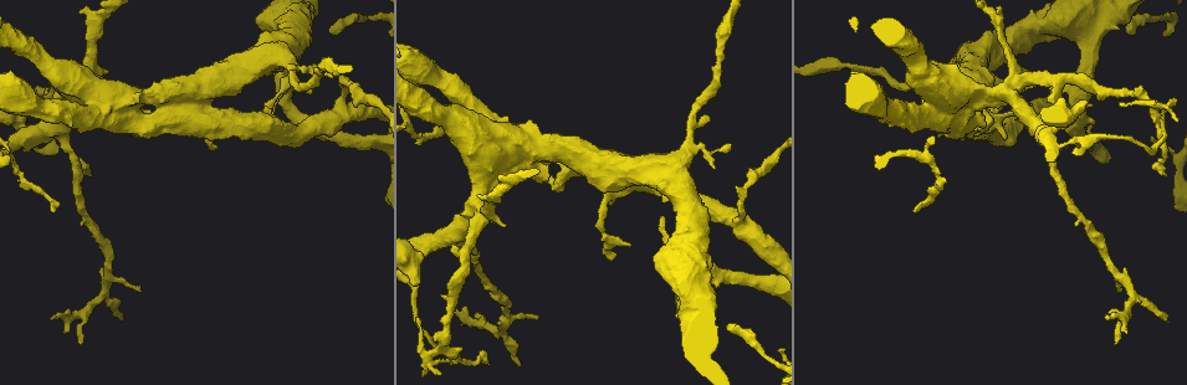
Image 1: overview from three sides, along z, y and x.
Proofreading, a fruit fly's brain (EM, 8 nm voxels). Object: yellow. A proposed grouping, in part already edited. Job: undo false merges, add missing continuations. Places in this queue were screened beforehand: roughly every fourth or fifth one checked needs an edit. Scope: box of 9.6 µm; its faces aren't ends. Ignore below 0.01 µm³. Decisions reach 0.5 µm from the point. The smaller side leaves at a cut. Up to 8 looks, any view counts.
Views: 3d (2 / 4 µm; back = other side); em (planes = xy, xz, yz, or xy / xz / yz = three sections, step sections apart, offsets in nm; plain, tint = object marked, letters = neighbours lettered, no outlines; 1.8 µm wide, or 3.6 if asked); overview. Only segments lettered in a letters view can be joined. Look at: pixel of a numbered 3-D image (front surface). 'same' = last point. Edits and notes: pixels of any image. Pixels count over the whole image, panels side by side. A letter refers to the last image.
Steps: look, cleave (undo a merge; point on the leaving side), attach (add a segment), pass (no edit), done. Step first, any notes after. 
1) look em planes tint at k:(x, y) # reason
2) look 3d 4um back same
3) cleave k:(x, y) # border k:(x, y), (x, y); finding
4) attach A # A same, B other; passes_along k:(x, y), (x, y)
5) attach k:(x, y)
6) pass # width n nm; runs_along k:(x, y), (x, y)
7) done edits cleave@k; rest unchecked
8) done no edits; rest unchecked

look em yz step 8 tint at 1:(690, 138) # sudden change in width

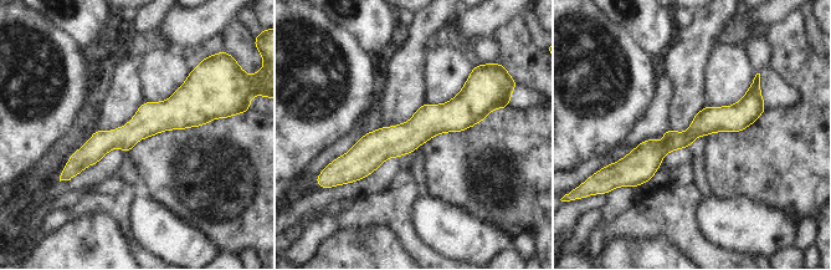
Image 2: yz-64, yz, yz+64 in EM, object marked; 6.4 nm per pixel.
look em planes letters same

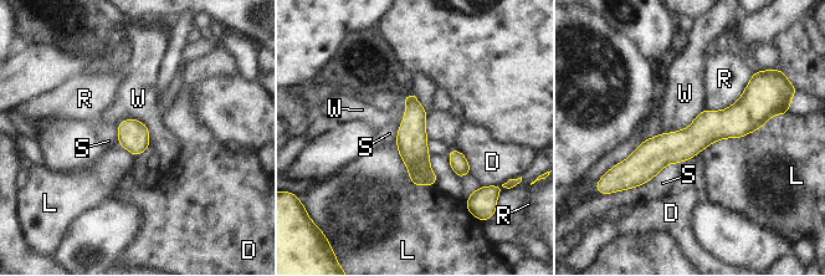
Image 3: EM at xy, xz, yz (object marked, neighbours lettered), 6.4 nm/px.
pass # width 200 nm; D other, L other, R other, S other, W other; border 3:(706, 108), (686, 127), (661, 133); one neuron here

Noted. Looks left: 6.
look em planes tint at 1:(289, 91) # thin arm on a thick one

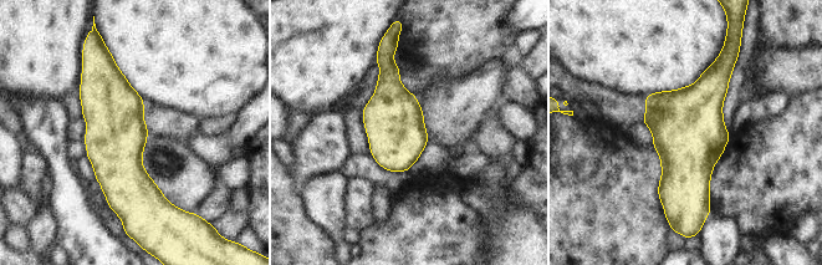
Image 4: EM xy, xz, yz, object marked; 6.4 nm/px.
look em planes letters same # see the neighbours

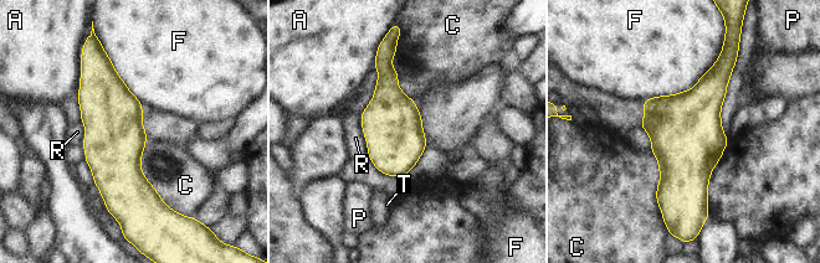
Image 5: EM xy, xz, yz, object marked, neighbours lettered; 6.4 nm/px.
pass # A other, C other, F other, P other, R other, T other; border 5:(147, 138), (142, 174), (172, 210); continuous, no second neuron

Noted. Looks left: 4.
look em planes letters at 1:(1009, 94) # four or more arms meet

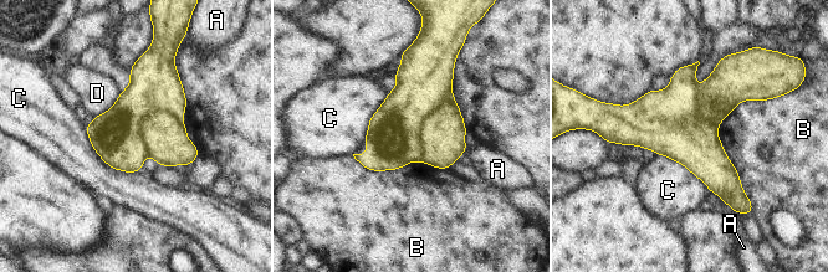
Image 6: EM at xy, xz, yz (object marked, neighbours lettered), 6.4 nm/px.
cleave 6:(164, 136) # width 460 nm; A other, B other, C other, D other; border 6:(180, 117), (142, 121), (147, 154); two neurons meet here

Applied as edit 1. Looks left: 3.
done edits cleave@6; rest unchecked

